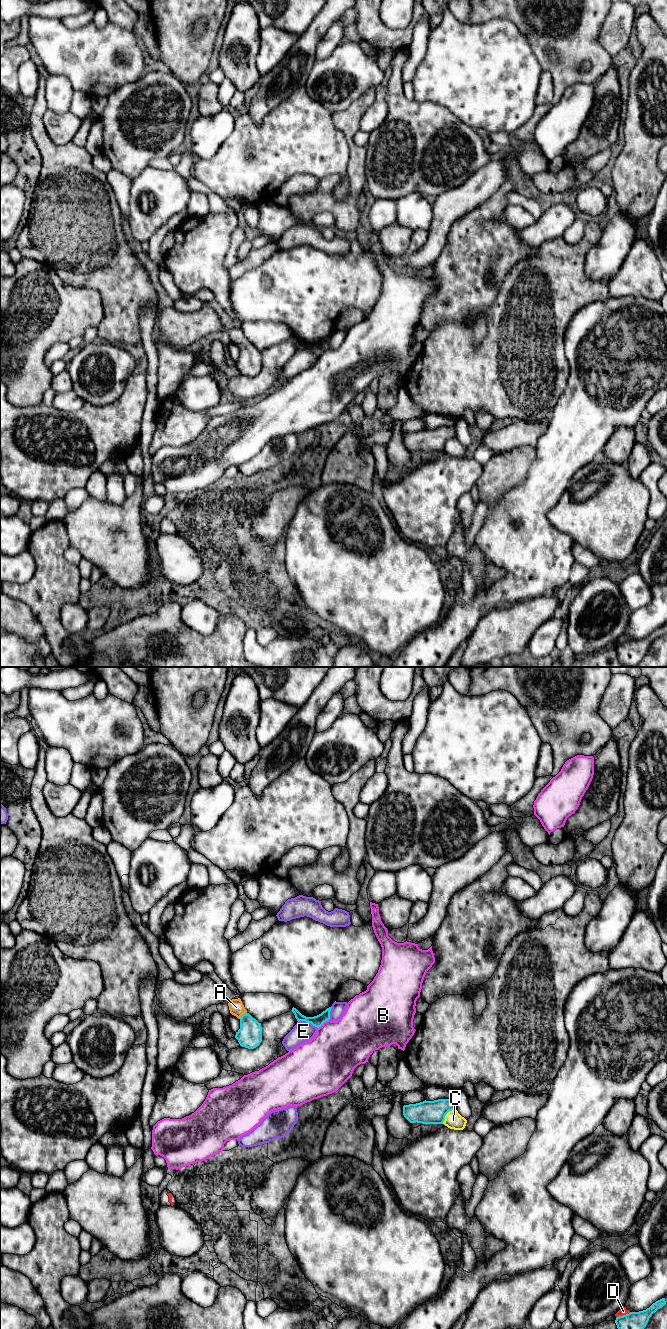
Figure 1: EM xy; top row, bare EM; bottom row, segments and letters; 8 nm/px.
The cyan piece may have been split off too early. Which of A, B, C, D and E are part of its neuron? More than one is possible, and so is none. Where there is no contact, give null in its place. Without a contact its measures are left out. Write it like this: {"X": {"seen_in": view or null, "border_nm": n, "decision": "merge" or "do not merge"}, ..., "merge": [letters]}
{"A": {"seen_in": "xy", "border_nm": 80, "decision": "merge"}, "B": {"seen_in": "xy", "border_nm": 120, "decision": "do not merge"}, "C": {"seen_in": "xy", "border_nm": 170, "decision": "do not merge"}, "D": {"seen_in": "xy", "border_nm": 130, "decision": "do not merge"}, "E": {"seen_in": "xy", "border_nm": 170, "decision": "do not merge"}, "merge": ["A"]}

